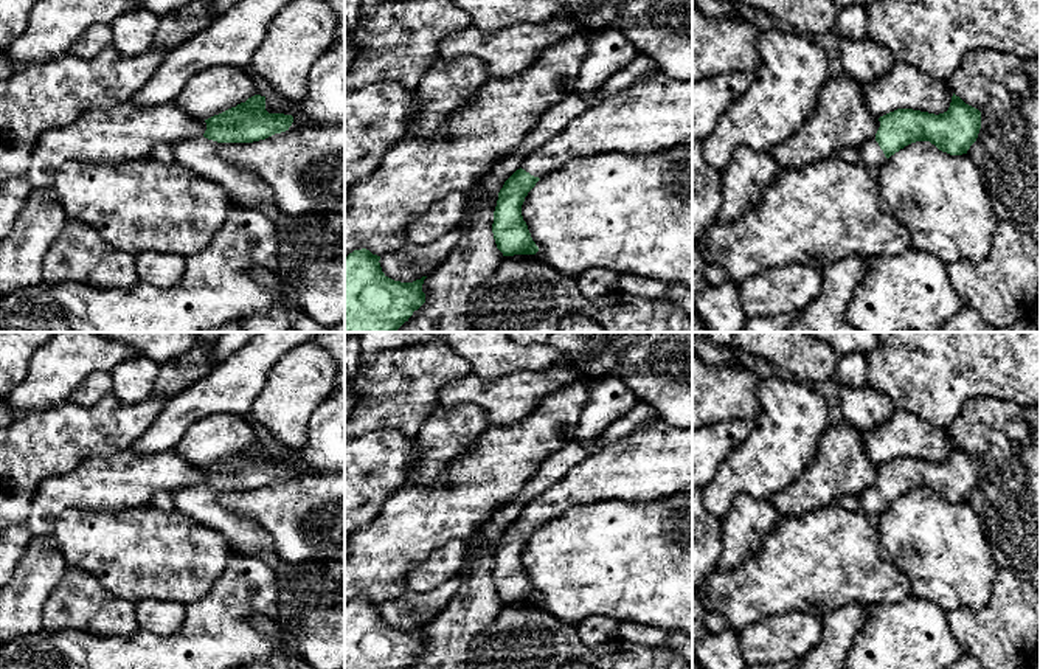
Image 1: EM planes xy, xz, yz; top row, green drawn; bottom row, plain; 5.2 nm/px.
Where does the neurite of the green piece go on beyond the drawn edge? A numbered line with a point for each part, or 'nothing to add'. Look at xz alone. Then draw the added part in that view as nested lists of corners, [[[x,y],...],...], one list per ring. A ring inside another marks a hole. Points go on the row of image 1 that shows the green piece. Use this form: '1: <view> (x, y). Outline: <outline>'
1: xz (655, 114). Outline: [[[657,70],[598,102],[522,165],[534,177],[553,174],[576,158],[608,152],[650,155],[692,138],[692,79],[678,81]]]

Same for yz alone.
1: yz (871, 155). Outline: [[[875,138],[861,144],[857,151],[860,154],[860,163],[868,168],[879,169],[886,161],[886,157],[880,149],[879,143],[875,141]]]

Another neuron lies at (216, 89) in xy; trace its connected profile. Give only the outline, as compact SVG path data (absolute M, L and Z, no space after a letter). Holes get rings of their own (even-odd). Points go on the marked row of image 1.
M216 65L191 76L175 101L186 113L205 121L255 95L267 93L267 84L250 68Z

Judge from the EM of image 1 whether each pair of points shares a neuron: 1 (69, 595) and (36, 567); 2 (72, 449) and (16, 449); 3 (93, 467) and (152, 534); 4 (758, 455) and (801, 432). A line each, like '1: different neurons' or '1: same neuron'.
1: different neurons
2: same neuron
3: different neurons
4: same neuron

